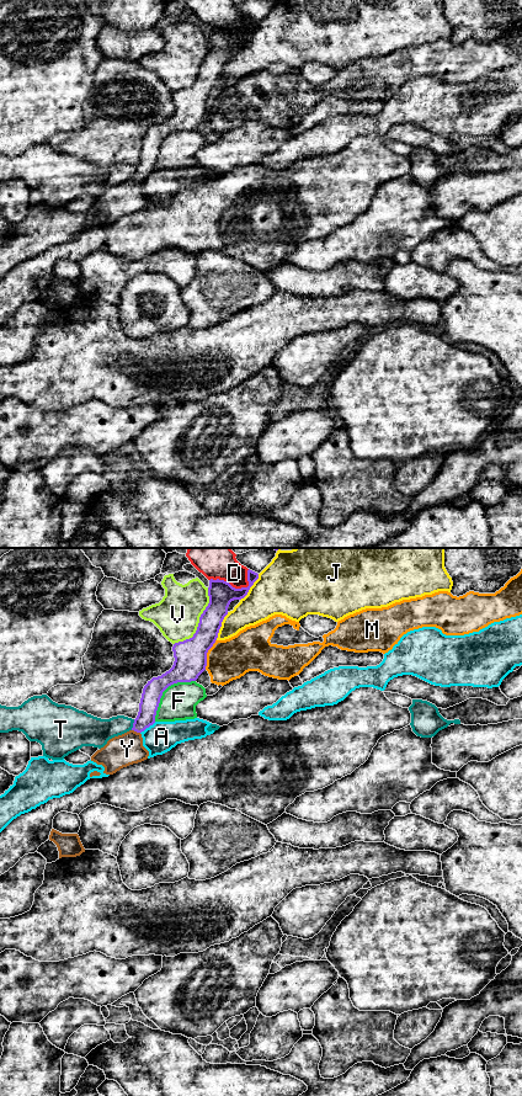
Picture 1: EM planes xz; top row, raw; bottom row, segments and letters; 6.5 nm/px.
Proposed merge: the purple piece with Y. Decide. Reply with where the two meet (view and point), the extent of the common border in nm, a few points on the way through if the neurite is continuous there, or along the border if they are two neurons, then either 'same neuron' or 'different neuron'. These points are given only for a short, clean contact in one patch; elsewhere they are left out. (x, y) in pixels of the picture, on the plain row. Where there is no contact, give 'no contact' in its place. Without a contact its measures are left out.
meets purple in xz at (136, 179); contact 60 nm long; runs through xz (150, 145), (147, 164), (136, 179), (127, 197); same neuron

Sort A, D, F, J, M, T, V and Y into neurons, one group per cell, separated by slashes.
A / D / F / J / M / T / V / Y

